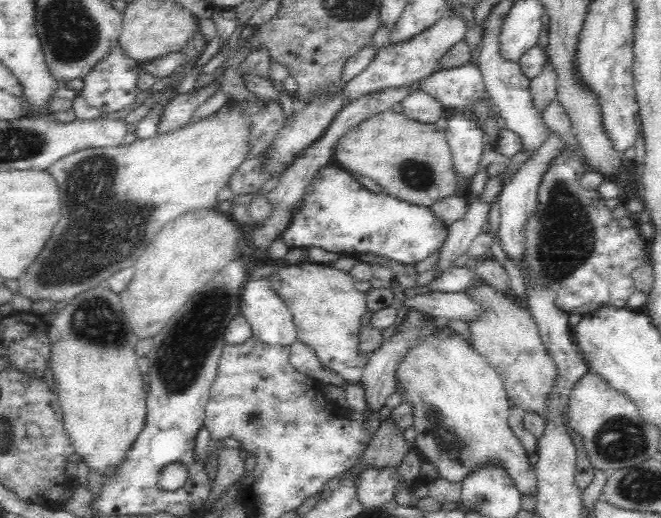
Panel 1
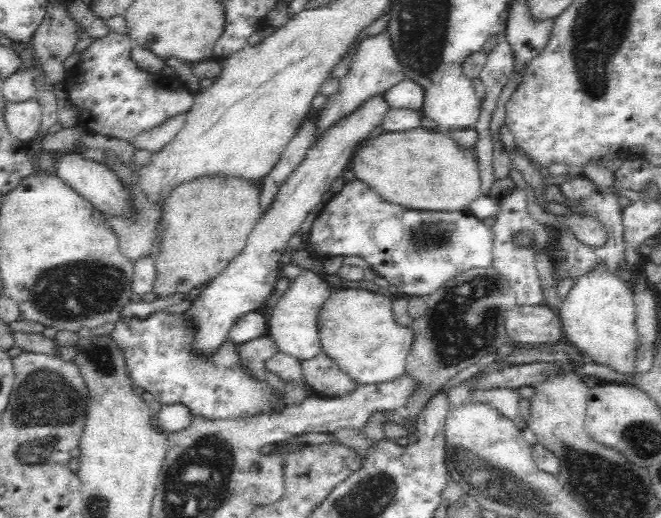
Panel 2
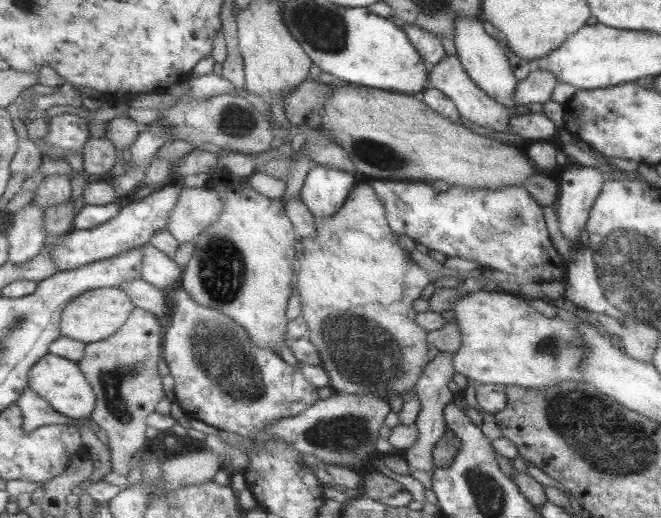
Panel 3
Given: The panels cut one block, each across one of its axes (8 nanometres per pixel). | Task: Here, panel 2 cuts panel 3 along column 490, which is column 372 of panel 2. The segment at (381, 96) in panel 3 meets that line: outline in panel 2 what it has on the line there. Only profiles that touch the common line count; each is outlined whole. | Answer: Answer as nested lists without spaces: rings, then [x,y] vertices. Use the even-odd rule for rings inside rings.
[[[416,128],[402,132],[383,132],[376,138],[366,139],[354,153],[350,168],[355,178],[367,184],[384,200],[406,208],[421,211],[465,211],[471,202],[481,196],[481,174],[475,149],[459,145],[440,129]]]

